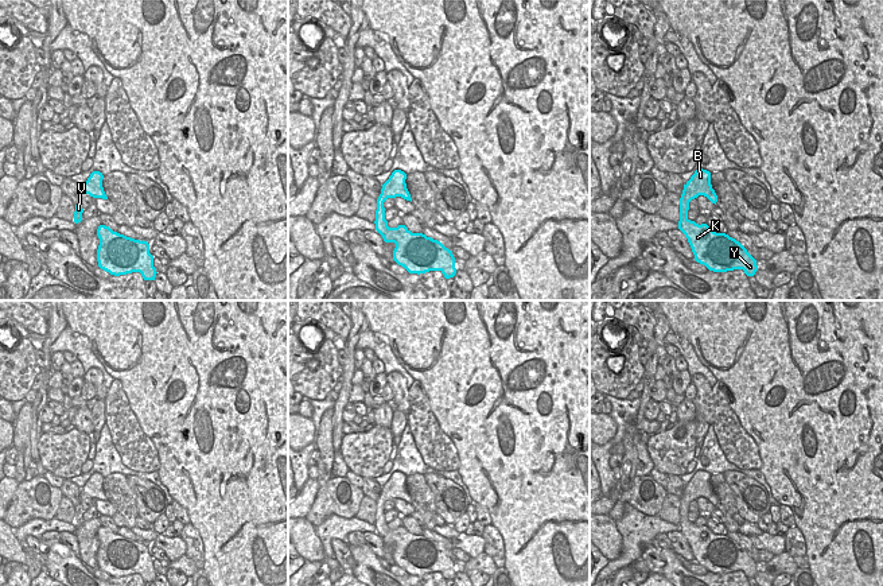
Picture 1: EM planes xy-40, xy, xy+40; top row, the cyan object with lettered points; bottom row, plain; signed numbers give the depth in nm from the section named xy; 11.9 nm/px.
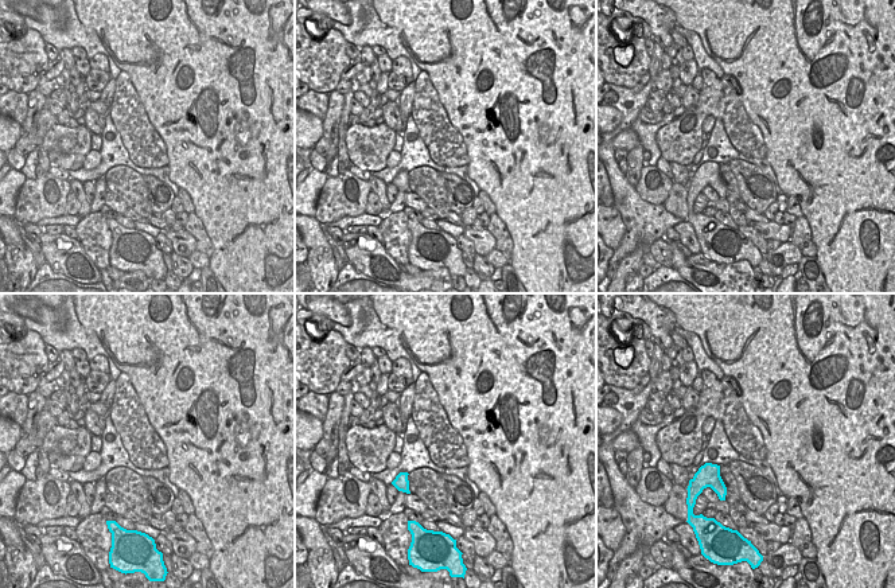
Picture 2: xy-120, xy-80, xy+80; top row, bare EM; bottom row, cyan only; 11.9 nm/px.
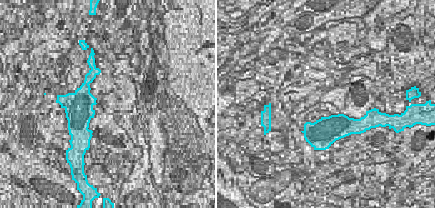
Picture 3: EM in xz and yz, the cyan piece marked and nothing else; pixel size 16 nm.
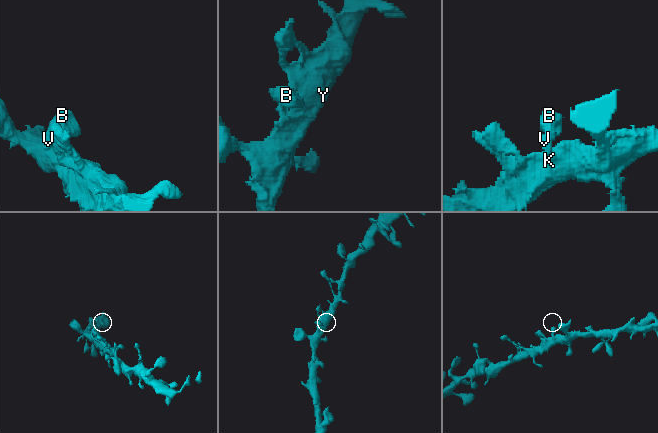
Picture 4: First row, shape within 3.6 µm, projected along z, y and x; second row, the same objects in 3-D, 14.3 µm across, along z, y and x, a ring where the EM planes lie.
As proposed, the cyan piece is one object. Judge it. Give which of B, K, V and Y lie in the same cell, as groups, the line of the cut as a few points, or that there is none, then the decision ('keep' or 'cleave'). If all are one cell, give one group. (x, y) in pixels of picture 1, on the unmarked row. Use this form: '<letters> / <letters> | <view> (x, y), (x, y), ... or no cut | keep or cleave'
B K V Y | no cut | keep

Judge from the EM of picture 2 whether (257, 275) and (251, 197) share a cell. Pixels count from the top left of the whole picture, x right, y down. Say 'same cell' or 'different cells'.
same cell

